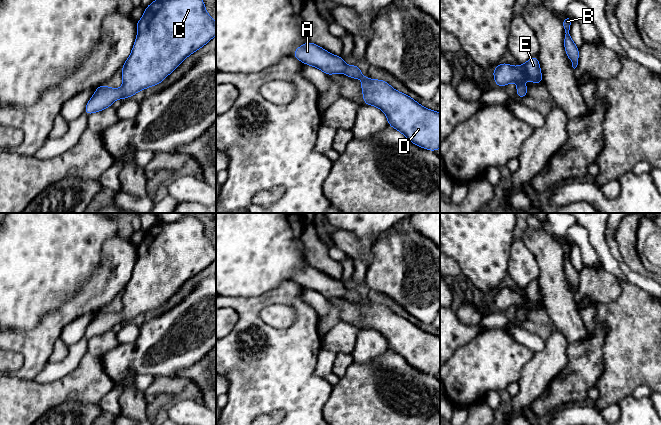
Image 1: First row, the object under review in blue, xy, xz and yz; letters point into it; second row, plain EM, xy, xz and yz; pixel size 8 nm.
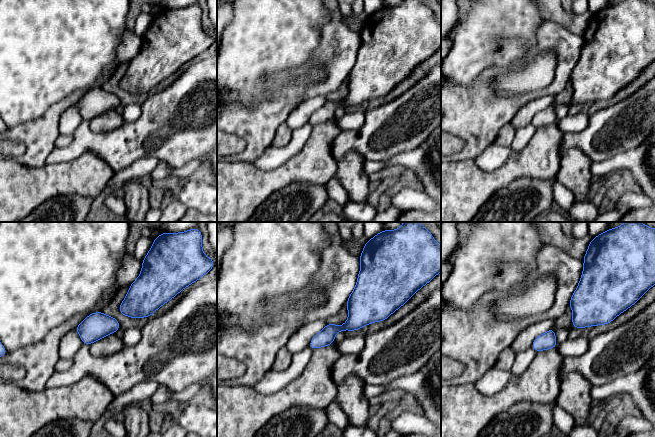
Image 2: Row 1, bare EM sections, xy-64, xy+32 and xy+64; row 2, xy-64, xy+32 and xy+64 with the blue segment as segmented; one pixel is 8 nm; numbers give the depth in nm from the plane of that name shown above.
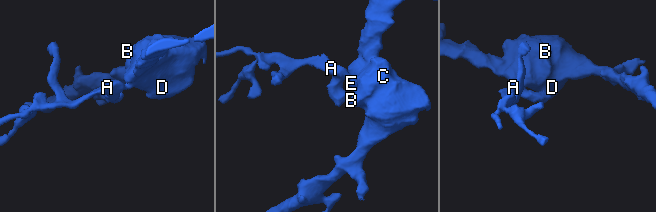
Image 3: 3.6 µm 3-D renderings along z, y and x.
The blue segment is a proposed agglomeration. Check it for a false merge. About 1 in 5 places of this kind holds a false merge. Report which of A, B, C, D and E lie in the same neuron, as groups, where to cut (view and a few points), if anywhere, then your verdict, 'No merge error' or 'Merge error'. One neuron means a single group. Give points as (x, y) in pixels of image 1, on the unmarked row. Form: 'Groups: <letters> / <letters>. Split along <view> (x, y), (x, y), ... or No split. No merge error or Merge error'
Groups: A B C D E. No split. No merge error

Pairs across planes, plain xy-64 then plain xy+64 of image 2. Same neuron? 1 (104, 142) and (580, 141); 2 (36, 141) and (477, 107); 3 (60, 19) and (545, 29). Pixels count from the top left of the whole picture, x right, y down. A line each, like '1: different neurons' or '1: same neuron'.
1: same neuron
2: same neuron
3: different neurons

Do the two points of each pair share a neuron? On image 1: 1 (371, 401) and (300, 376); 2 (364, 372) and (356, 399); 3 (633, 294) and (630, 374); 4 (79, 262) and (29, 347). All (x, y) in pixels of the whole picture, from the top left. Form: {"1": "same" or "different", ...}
{"1": "different", "2": "same", "3": "same", "4": "different"}

